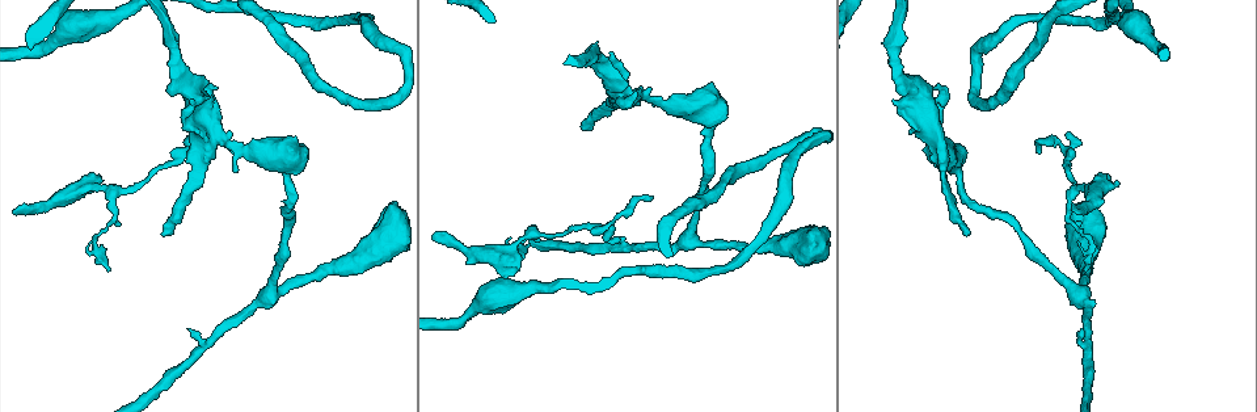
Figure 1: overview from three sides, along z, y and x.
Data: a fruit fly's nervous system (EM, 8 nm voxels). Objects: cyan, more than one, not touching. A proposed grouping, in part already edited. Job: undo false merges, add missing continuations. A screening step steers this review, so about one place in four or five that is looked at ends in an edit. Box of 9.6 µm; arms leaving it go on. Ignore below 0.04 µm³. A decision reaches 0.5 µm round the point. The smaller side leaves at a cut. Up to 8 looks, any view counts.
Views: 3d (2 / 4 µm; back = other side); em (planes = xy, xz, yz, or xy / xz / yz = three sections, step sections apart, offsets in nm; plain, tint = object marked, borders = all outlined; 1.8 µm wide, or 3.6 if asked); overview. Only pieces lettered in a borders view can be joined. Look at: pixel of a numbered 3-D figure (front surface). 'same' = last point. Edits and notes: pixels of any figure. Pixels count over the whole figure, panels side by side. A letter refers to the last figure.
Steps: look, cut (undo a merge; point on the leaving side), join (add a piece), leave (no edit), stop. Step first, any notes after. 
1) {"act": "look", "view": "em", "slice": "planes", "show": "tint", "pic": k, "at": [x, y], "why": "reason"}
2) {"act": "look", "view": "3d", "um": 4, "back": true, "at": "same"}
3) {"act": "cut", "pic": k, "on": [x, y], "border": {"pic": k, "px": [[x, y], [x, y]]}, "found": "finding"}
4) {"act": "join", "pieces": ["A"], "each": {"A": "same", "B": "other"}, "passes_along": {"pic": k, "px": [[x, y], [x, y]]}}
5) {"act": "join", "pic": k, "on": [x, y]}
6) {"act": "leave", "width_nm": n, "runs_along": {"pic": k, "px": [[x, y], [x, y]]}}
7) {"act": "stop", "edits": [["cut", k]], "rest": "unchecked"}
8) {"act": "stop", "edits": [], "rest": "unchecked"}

{"act": "look", "view": "em", "slice": "xy", "step": 8, "show": "tint", "pic": 1, "at": [612, 234], "why": "free end"}

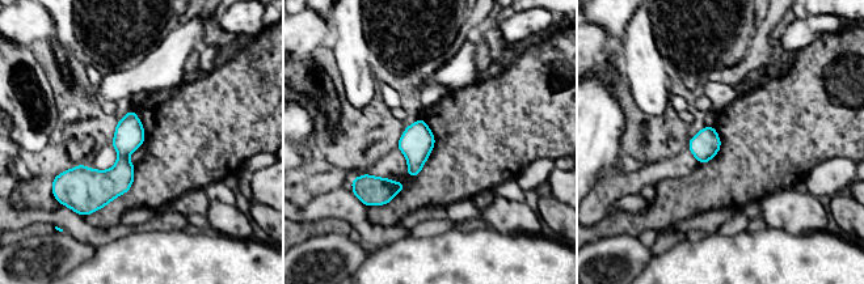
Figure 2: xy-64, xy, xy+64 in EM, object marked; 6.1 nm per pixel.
{"act": "look", "view": "em", "slice": "planes", "show": "borders", "at": "same", "why": "another direction"}

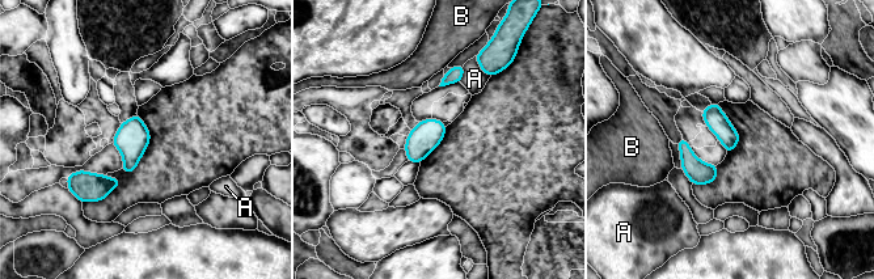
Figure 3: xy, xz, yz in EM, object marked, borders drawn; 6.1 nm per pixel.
{"act": "leave", "width_nm": 140, "each": {"A": "other", "B": "other"}, "border": {"pic": 3, "px": [[474, 56], [478, 66], [490, 76]]}, "found": "none of them fits"}

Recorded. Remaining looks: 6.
{"act": "look", "view": "3d", "um": 4, "pic": 1, "at": [1094, 199], "why": "sudden change in width"}

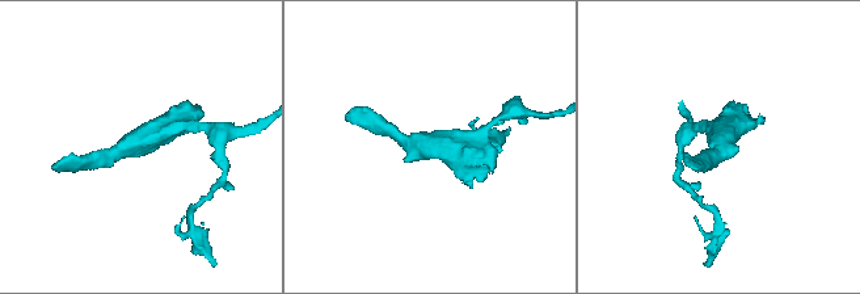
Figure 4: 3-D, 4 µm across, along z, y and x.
{"act": "look", "view": "em", "slice": "xz", "step": 16, "show": "tint", "pic": 4, "at": [724, 143]}

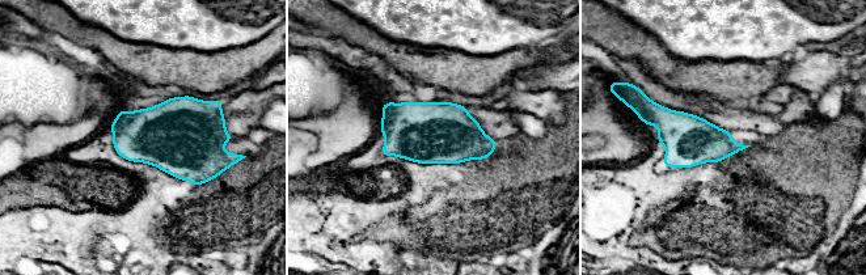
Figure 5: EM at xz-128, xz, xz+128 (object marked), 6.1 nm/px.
{"act": "look", "view": "em", "slice": "xy", "step": 16, "show": "borders", "at": "same"}

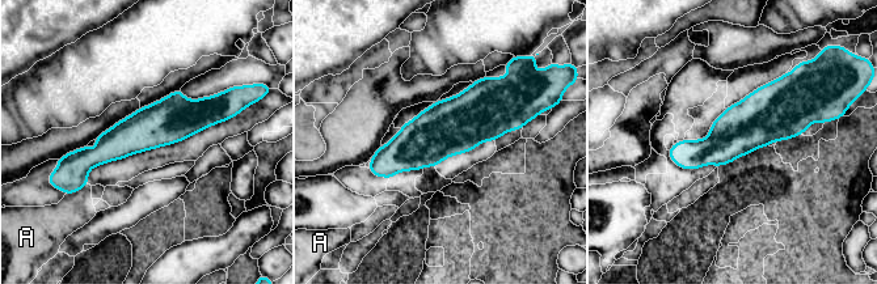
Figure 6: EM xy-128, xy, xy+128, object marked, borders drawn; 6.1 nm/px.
{"act": "leave", "each": {"A": "other"}, "border": {"pic": 6, "px": [[87, 183], [75, 191]]}, "found": "all the same neuron"}

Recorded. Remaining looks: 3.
{"act": "look", "view": "3d", "um": 4, "back": true, "pic": 1, "at": [637, 100], "why": "branch stops here"}

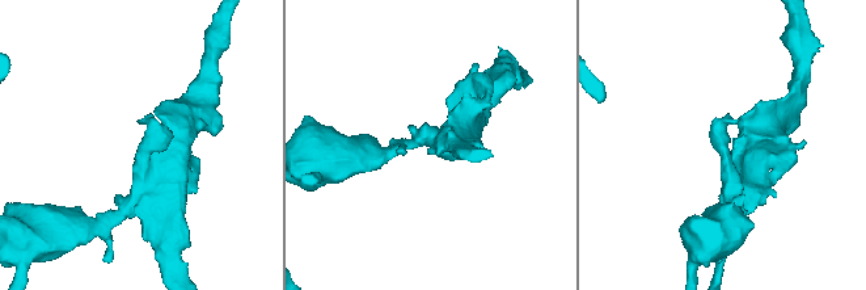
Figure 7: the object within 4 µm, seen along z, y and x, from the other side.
{"act": "look", "view": "em", "slice": "xz", "step": 4, "show": "tint", "pic": 7, "at": [725, 160]}

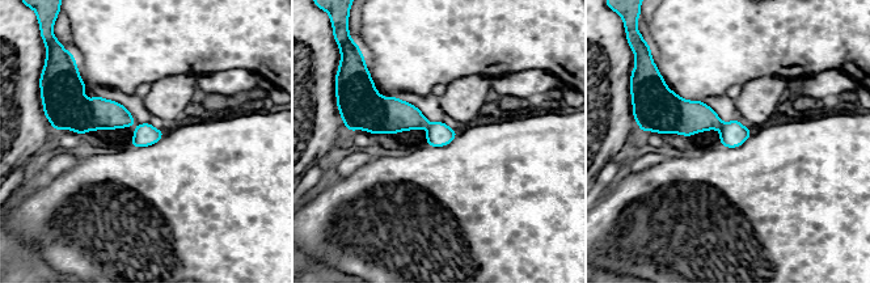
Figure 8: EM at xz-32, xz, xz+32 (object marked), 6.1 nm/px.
{"act": "look", "view": "em", "slice": "planes", "show": "borders", "at": "same"}

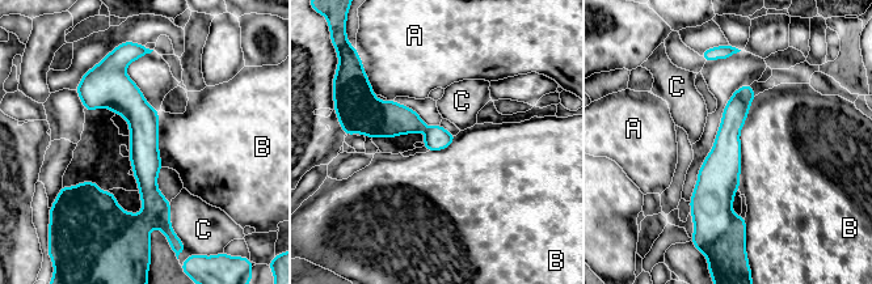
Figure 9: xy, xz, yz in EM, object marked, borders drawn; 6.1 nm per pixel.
{"act": "cut", "pic": 9, "on": [110, 249], "longest_contact_nm": ["B", 600], "each": {"A": "other", "B": "other", "C": "other"}, "border": {"pic": 9, "px": [[139, 215], [140, 221], [150, 230]]}, "found": "a second neuron is stuck on"}

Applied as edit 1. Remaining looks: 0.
{"act": "stop", "edits": [["cut", 9]], "rest": "unchecked"}

